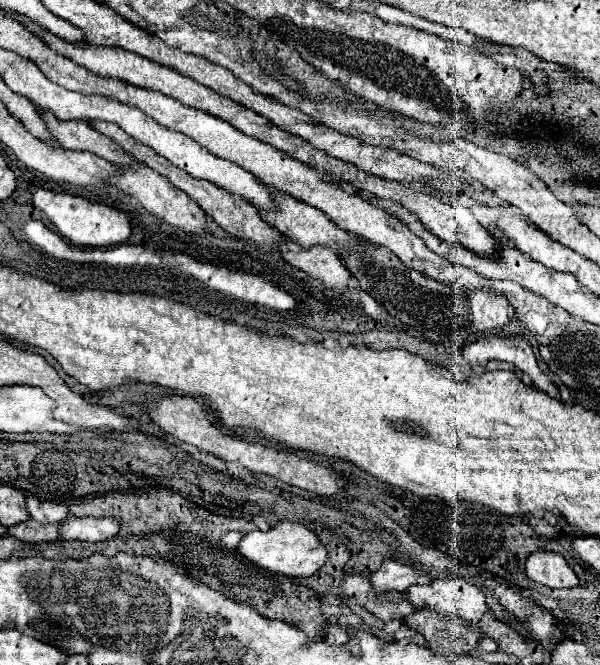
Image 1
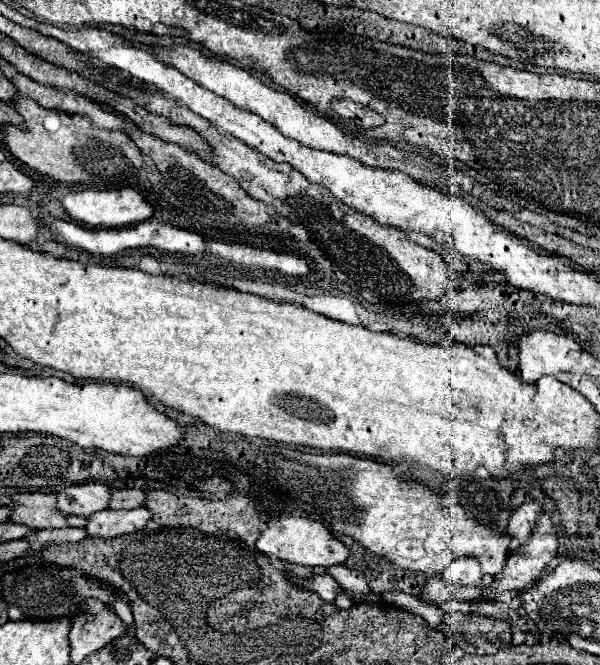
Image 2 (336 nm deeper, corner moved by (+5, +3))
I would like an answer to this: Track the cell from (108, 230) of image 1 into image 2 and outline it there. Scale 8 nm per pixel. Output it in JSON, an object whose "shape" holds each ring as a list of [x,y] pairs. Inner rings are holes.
{"shape":[[[84,189],[84,191],[68,193],[66,197],[62,197],[60,203],[72,219],[76,219],[84,227],[92,227],[92,229],[126,227],[126,225],[132,225],[132,223],[142,223],[144,219],[148,219],[152,215],[152,207],[134,189],[114,189],[114,191]]]}

